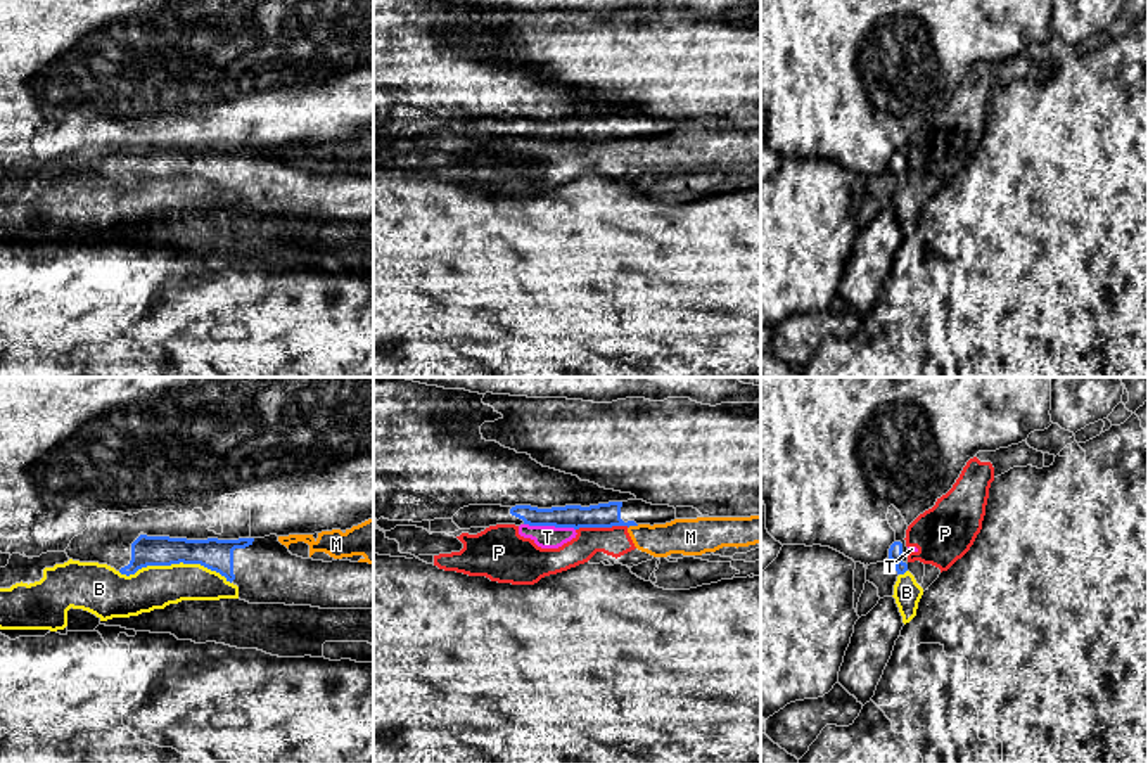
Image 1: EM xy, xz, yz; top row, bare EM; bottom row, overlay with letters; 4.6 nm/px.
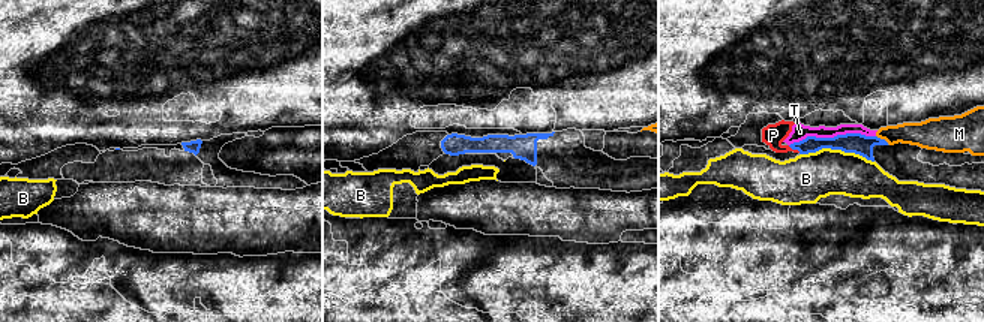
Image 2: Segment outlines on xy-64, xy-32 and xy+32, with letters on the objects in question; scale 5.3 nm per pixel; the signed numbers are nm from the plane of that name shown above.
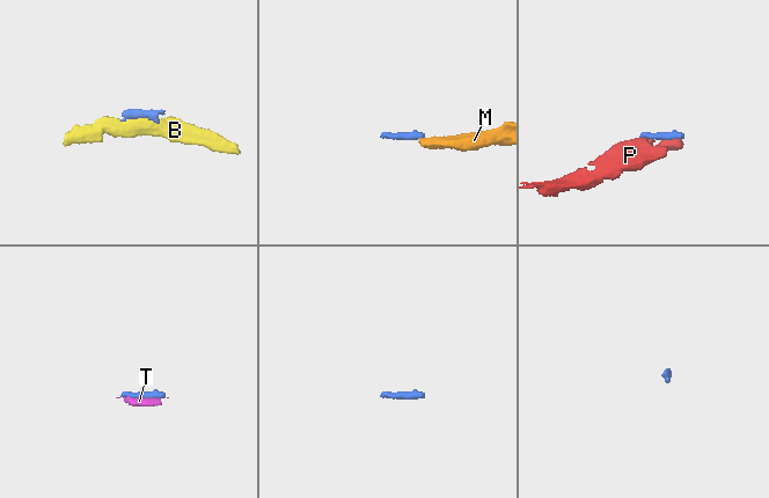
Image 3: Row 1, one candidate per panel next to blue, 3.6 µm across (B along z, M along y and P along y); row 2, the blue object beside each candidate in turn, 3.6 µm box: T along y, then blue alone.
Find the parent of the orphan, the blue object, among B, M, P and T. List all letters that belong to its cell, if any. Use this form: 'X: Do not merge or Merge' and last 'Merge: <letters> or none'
B: Do not merge
M: Do not merge
P: Do not merge
T: Do not merge
Merge: none

